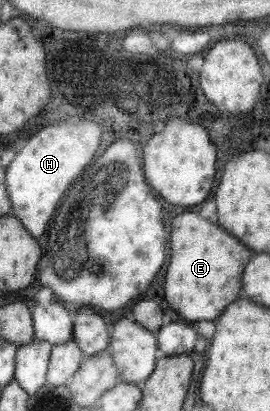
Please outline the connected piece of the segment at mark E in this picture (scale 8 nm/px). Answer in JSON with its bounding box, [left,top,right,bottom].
[167,212,249,322]

